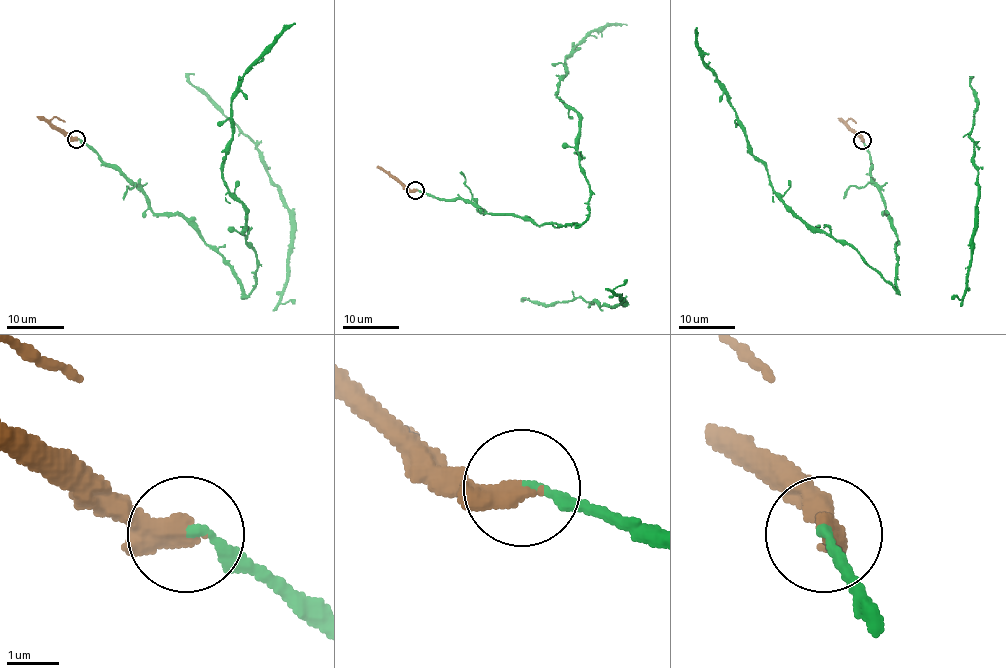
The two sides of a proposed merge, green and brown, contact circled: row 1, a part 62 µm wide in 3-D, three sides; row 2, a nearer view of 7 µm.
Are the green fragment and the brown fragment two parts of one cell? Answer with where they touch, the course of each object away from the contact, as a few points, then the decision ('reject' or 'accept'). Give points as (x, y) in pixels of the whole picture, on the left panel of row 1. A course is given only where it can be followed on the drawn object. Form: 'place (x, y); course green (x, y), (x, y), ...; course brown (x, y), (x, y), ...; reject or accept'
place (76, 139); course green (76, 138), (155, 213), (178, 213), (248, 294), (256, 252), (222, 169), (232, 101), (238, 82), (295, 23); course brown (76, 138), (64, 135), (50, 122), (54, 117), (64, 121); accept

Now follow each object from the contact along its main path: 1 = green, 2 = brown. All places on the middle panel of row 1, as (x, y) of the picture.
1: (415, 189), (539, 226), (581, 224), (590, 184), (578, 115), (557, 84), (591, 31), (627, 24)
2: (415, 189), (404, 186), (390, 174), (404, 184)

